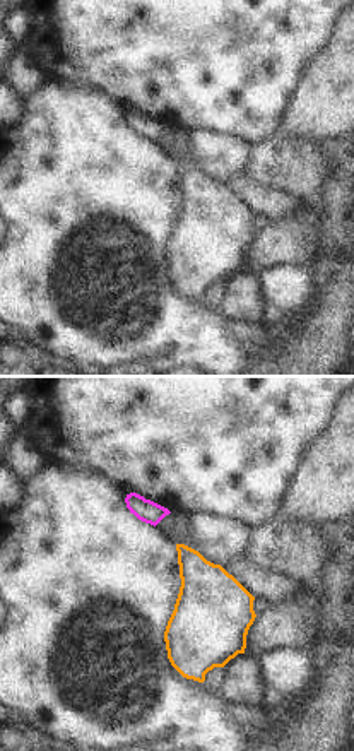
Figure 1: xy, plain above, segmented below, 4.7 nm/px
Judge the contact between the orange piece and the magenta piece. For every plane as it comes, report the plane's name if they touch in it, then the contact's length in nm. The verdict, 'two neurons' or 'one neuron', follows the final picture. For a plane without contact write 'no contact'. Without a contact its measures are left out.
no contact

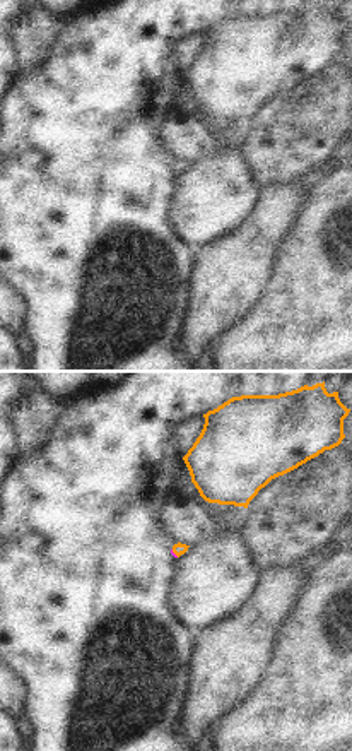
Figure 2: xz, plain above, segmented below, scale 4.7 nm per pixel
contact in xz; length 50 nm

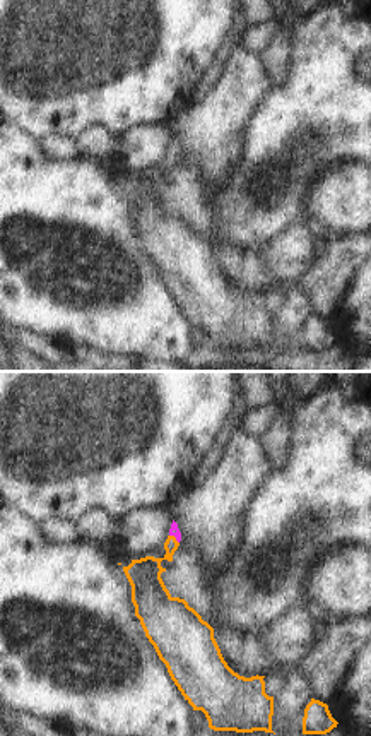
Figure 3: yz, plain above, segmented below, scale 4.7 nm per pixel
contact in yz; length 60 nm

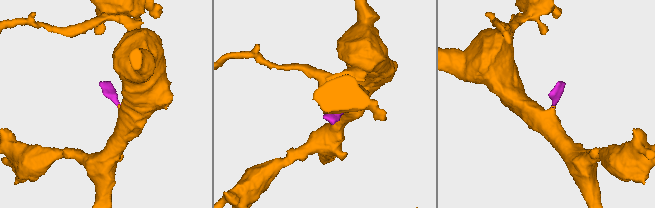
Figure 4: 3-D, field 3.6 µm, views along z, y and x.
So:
one neuron

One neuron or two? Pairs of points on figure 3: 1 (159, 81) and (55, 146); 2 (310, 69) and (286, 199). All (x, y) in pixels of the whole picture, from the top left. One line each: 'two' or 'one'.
1: two
2: one

